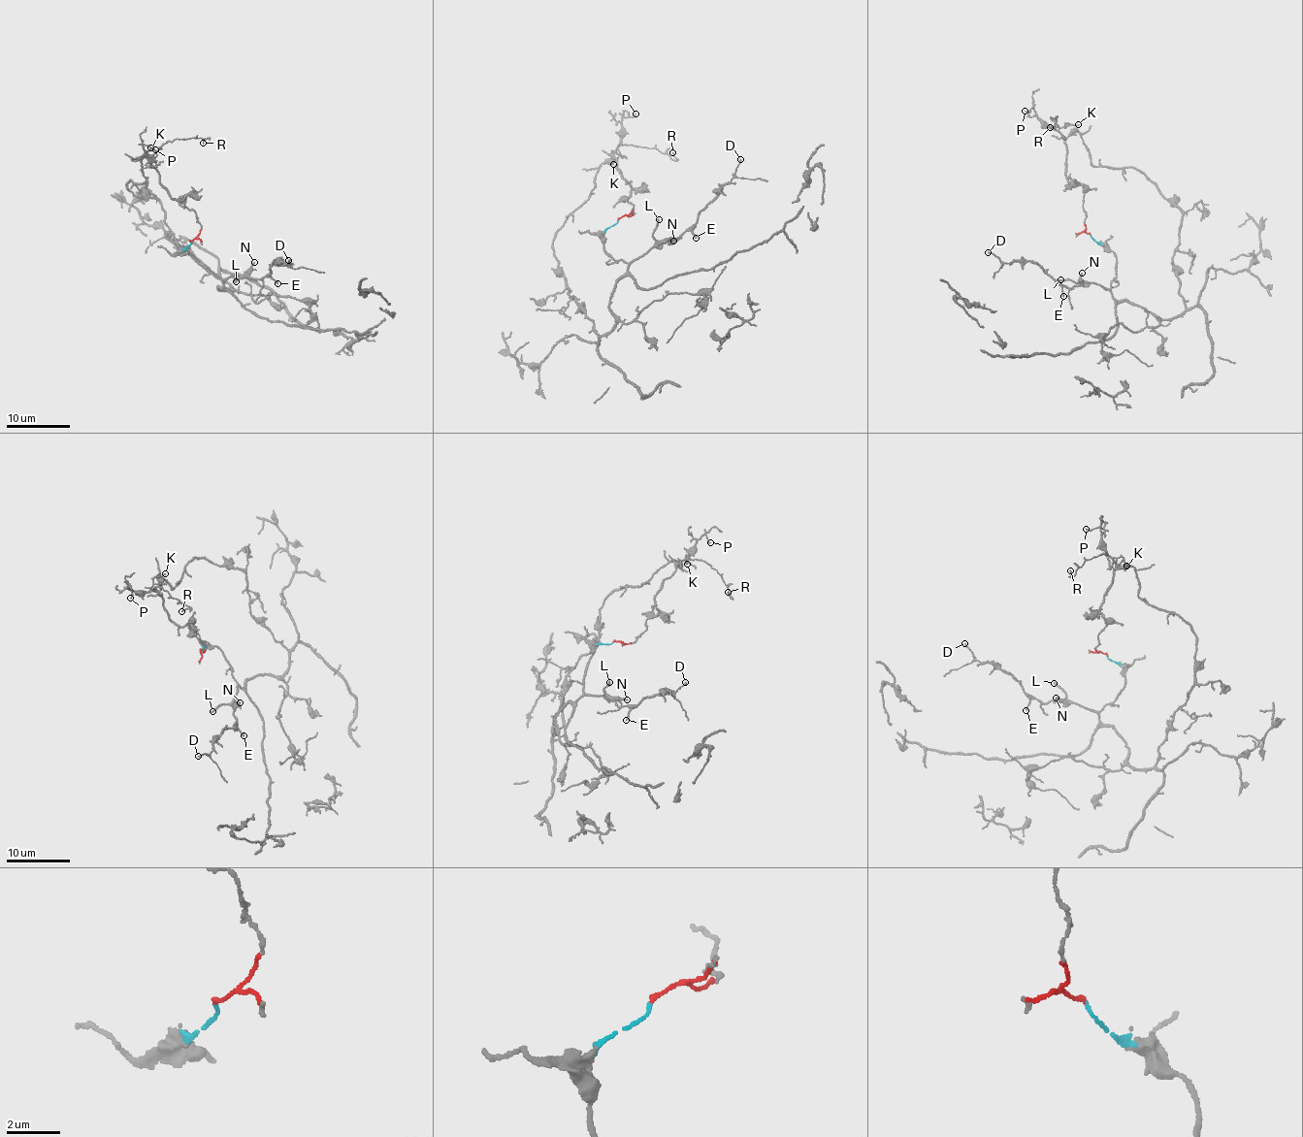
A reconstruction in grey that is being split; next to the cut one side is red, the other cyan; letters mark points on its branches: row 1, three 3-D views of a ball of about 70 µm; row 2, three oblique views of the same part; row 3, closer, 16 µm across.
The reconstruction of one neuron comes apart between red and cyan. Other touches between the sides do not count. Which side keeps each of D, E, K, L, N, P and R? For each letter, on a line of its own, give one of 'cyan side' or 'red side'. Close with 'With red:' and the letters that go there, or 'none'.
D: cyan side
E: cyan side
K: red side
L: cyan side
N: cyan side
P: red side
R: red side
With red: K, P, R

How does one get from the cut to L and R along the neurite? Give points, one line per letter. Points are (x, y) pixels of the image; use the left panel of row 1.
L: (190, 241), (183, 249), (217, 277), (225, 280), (239, 275), (236, 282)
R: (190, 241), (200, 232), (196, 213), (184, 197), (170, 196), (150, 162), (169, 141), (207, 138), (203, 143)

